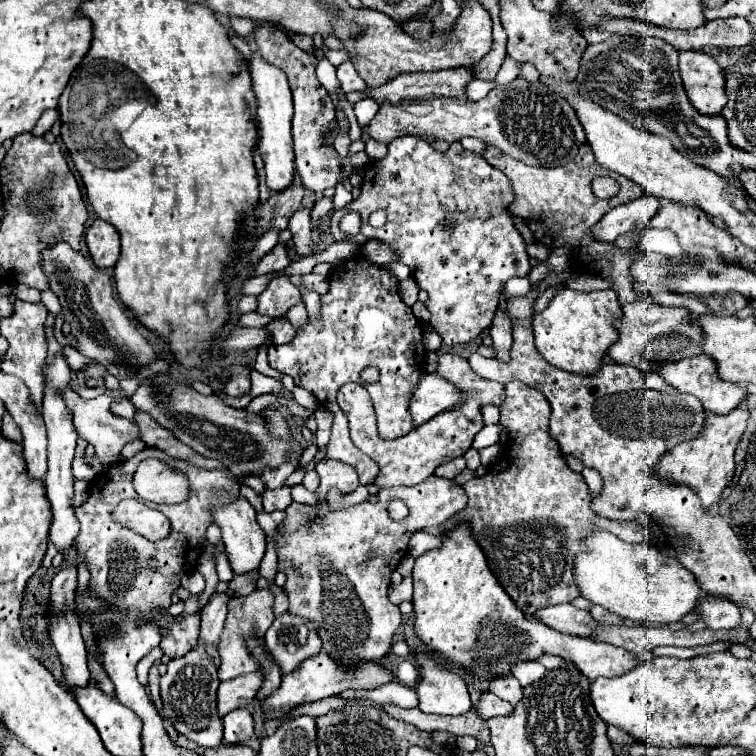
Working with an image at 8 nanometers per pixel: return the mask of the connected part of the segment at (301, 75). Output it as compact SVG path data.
M260 25L256 31L256 45L258 53L270 61L272 65L280 67L290 83L292 97L294 97L294 119L292 119L292 135L294 135L294 155L296 155L296 171L304 183L306 189L310 191L326 191L338 185L338 175L340 175L340 163L338 163L338 153L334 147L322 143L322 133L332 123L334 115L334 101L328 95L328 91L318 83L314 67L316 67L316 57L302 51L300 47L292 45L288 35L274 27L274 25Z

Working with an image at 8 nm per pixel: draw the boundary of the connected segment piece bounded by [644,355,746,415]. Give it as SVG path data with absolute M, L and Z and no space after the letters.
M694 355L694 357L684 357L684 359L678 359L678 361L670 361L670 363L664 363L660 369L656 371L648 371L644 373L644 377L648 375L660 375L670 387L678 389L680 393L690 393L694 397L700 399L700 403L704 405L704 409L708 413L716 413L716 415L726 415L730 413L732 409L738 407L738 403L742 403L746 399L746 389L736 385L736 383L726 383L722 379L716 377L716 367L714 367L714 361L710 357L704 357L704 355Z

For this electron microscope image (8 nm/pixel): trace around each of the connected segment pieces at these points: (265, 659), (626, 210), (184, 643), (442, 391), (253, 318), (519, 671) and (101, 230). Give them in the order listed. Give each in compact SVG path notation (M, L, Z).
M258 647L252 649L252 653L254 653L254 657L260 661L262 673L264 673L264 683L262 683L262 687L260 687L258 695L256 695L256 699L262 701L264 697L268 697L272 691L276 691L276 689L280 687L280 669L278 669L276 663L272 661L272 657L270 657L270 655L264 655Z
M646 193L640 199L634 199L630 203L610 209L602 217L602 221L598 221L590 229L590 235L596 241L612 243L616 237L628 233L630 229L646 229L650 223L650 217L654 217L658 209L660 209L660 199Z
M162 613L158 617L158 623L168 623L168 627L172 629L172 633L168 637L162 637L162 651L168 657L180 657L186 655L198 639L198 627L200 627L200 617L196 615L188 615L184 621L176 623L174 617L170 617L168 613Z
M426 373L418 381L412 393L412 401L410 401L414 427L426 423L436 413L456 407L460 401L462 401L462 395L456 391L454 385L450 385L446 379L442 379L436 373Z
M246 313L238 317L238 327L264 327L266 323L270 323L272 317L264 317L260 313Z
M518 661L512 667L512 675L520 681L522 687L540 681L546 673L548 673L548 669L544 665L540 665L540 663L534 663L534 661Z
M94 219L86 231L86 245L96 267L108 269L116 265L120 255L120 237L112 225L104 223L102 219Z

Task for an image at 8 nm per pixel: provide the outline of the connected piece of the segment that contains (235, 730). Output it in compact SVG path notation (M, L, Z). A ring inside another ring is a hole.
M244 707L230 711L222 721L224 721L224 743L226 745L240 745L254 735L252 715Z

